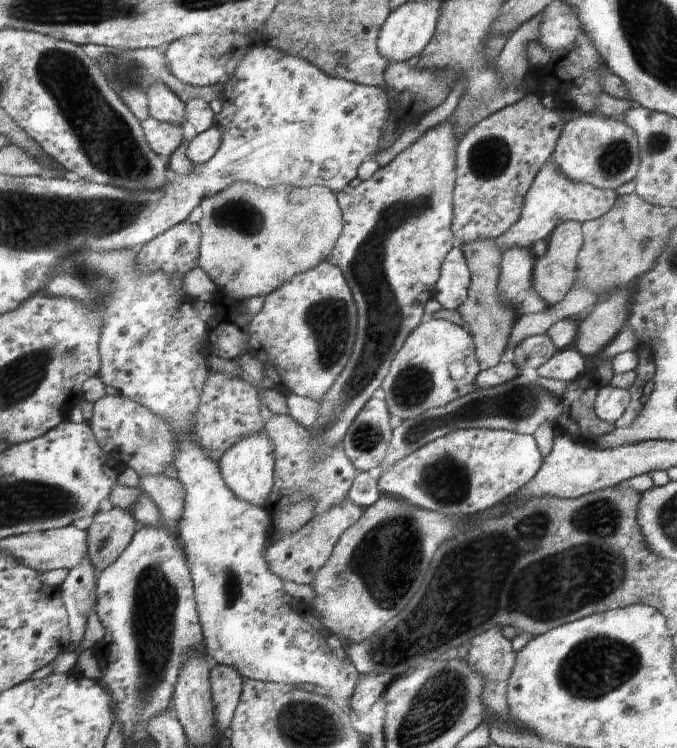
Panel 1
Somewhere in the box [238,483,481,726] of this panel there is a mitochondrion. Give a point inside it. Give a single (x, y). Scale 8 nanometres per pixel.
(388, 560)

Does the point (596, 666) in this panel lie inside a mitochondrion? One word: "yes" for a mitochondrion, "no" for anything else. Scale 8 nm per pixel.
yes

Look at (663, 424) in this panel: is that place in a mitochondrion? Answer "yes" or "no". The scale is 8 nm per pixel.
no

